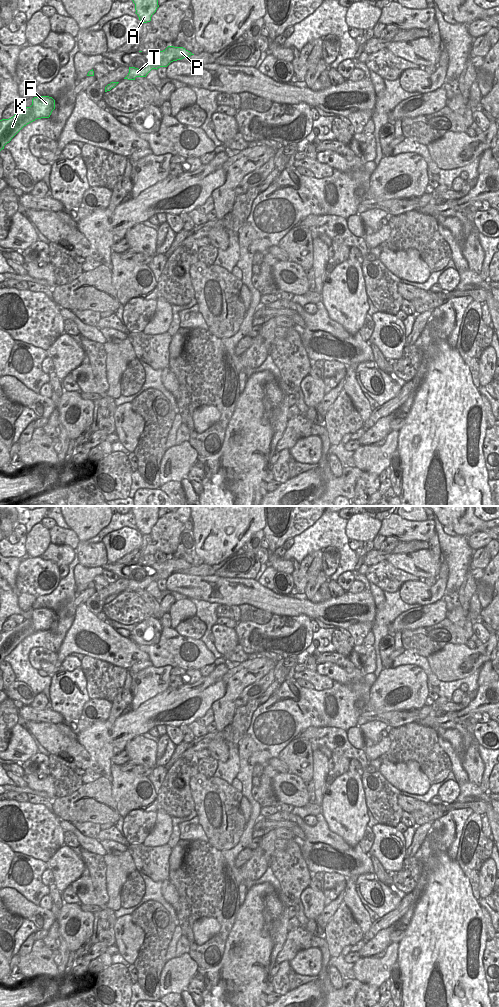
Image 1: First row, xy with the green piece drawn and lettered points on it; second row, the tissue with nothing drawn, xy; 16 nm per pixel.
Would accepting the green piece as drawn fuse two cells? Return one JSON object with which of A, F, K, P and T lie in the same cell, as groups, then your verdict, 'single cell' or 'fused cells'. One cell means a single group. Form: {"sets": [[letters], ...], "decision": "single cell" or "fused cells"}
{"sets": [["A", "F", "K", "P", "T"]], "decision": "single cell"}

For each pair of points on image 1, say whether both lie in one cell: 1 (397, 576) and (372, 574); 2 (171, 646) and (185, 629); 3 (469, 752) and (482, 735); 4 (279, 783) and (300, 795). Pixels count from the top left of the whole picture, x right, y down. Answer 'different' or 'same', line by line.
1: same
2: different
3: different
4: same

